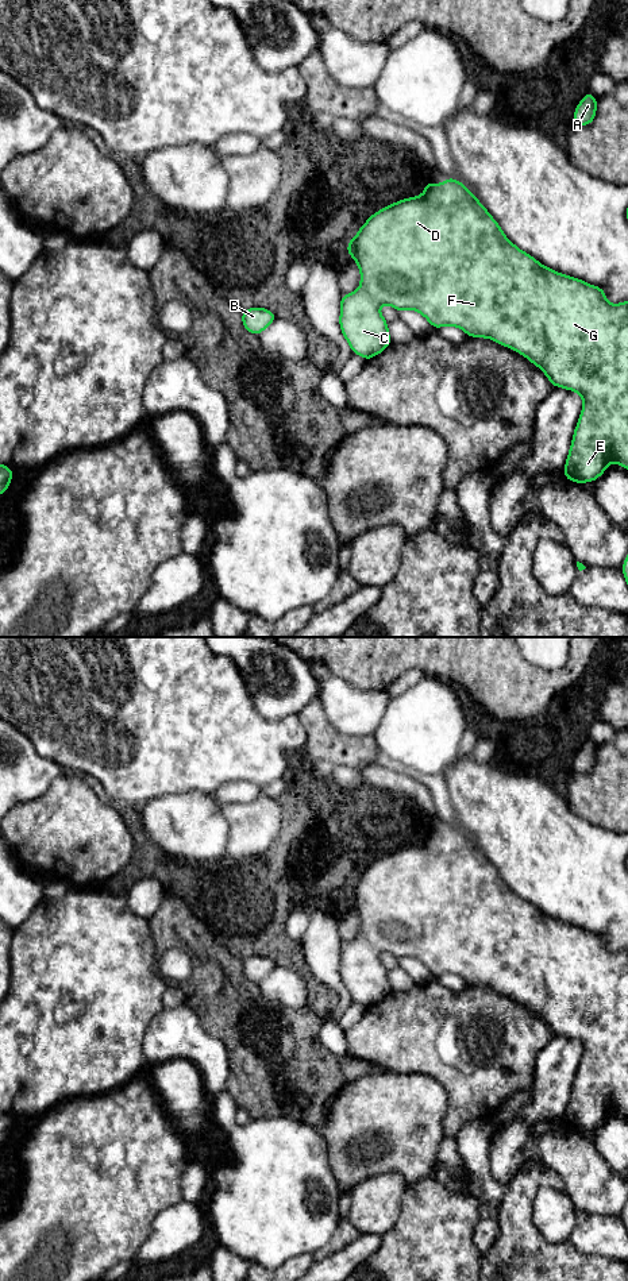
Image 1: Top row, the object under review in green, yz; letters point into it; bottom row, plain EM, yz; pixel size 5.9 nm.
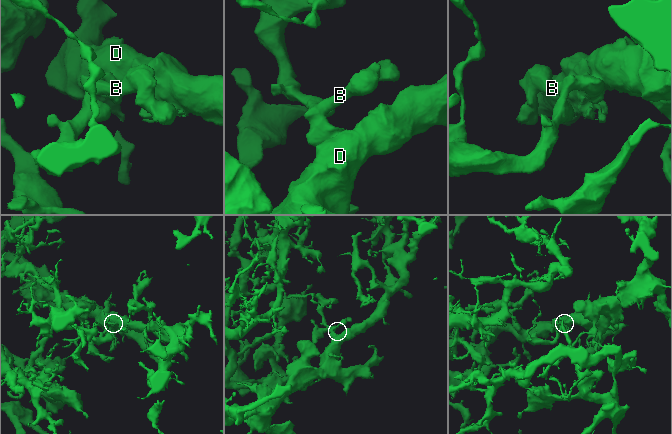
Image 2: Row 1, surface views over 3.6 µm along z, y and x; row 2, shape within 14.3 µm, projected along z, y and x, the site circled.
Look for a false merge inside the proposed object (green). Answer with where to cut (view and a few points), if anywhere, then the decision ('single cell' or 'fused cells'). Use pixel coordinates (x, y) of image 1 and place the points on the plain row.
no cut | single cell

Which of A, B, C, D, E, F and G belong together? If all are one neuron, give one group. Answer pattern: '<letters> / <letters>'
A B C D E F G

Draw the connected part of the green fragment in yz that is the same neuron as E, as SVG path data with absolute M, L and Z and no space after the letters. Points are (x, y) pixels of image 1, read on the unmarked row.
M447 825L444 832L425 830L421 844L400 848L374 863L358 877L358 883L347 892L347 902L354 906L361 919L361 933L357 939L343 942L340 949L339 972L352 1002L366 1008L381 1002L390 991L388 969L380 961L380 954L388 952L397 960L412 957L423 962L434 977L452 973L465 979L469 985L486 985L509 995L531 1011L536 1012L550 1027L552 1034L563 1035L581 1042L583 1054L574 1077L573 1091L563 1116L565 1124L577 1131L594 1130L604 1122L612 1110L628 1118L628 949L612 953L605 946L605 938L589 933L578 926L560 922L539 911L533 904L516 895L502 880L498 871L490 864L477 845L461 830Z

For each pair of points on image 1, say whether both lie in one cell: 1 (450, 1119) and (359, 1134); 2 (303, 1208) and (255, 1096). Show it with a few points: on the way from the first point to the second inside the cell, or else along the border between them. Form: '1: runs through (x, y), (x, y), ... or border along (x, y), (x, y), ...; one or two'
1: border along (447, 1089), (447, 1108), (443, 1118), (445, 1135); two
2: border along (251, 1118), (291, 1116), (296, 1121); two

